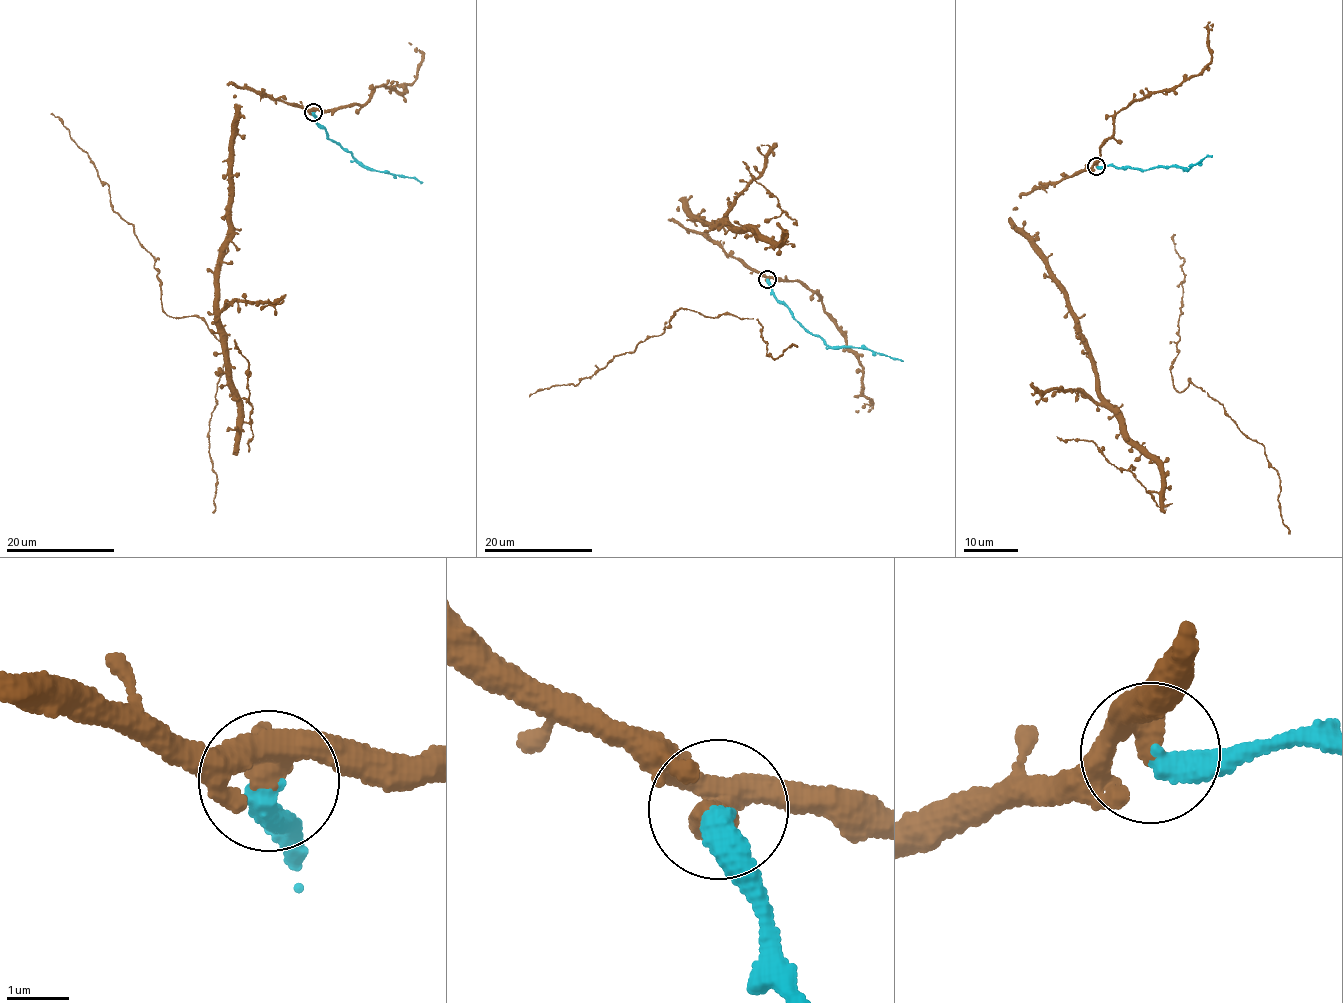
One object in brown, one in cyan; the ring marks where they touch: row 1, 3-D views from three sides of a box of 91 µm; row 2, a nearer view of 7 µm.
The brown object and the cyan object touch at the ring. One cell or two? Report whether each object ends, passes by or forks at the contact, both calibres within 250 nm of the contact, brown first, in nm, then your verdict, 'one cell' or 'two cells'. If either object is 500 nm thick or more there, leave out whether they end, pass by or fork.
brown passes by; cyan ends there; 440 nm thick on the brown side, 440 nm on the other; two cells

